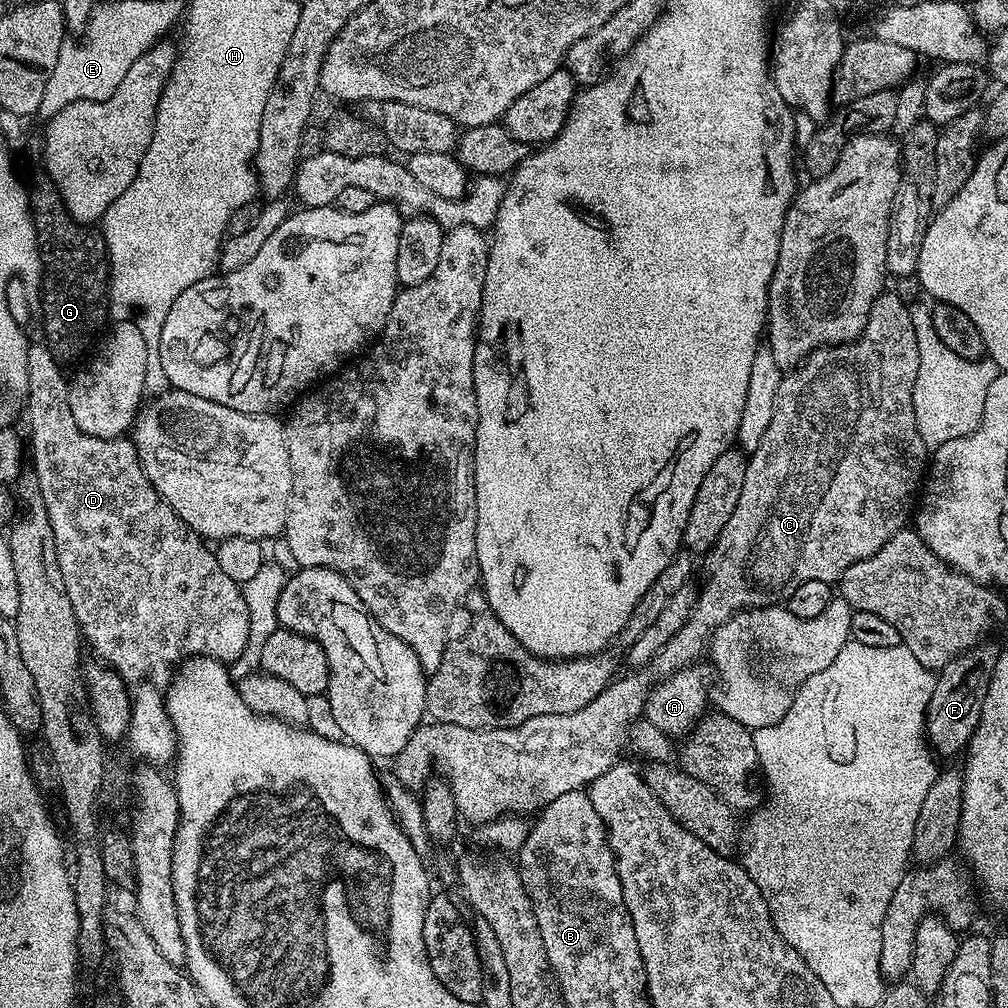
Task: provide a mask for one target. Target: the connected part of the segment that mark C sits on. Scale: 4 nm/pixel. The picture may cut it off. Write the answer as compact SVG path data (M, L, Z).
M885 290L874 302L874 306L868 315L868 321L864 327L864 333L853 340L850 344L833 344L827 348L814 350L804 359L803 364L791 369L781 379L778 386L778 394L774 398L774 418L770 418L770 426L766 426L766 434L762 434L762 442L758 442L758 450L754 450L748 456L746 466L746 482L742 482L742 498L738 498L738 506L734 506L734 514L730 514L730 522L722 530L722 534L716 539L716 545L711 552L707 553L708 581L698 588L696 605L690 614L690 618L662 646L662 650L655 656L650 665L650 671L656 678L673 676L682 668L691 668L697 663L700 655L707 653L710 648L712 635L716 628L726 623L735 612L742 612L749 608L766 608L781 603L802 582L826 582L835 585L840 575L854 562L870 558L890 542L890 538L896 532L900 532L909 523L914 512L913 497L921 491L922 481L926 476L926 465L930 460L929 445L922 442L922 434L918 434L918 426L914 418L914 382L918 378L918 334L914 334L914 322L912 321L912 308L904 305L891 290Z

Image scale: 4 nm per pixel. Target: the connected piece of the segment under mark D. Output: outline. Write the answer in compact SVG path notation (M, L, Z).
M33 343L28 349L28 395L26 397L26 416L28 412L28 432L32 435L32 444L30 440L30 464L36 467L36 472L34 472L34 478L38 482L40 487L40 493L42 494L42 502L46 502L46 514L50 518L50 526L54 530L54 546L58 550L58 566L62 570L62 582L66 582L66 594L70 594L70 606L74 606L74 614L76 615L76 621L80 624L80 634L81 637L101 656L103 663L107 667L111 668L113 672L117 672L121 678L126 682L151 682L153 684L163 685L165 682L171 681L174 673L177 671L179 665L183 664L185 660L194 656L209 656L215 660L221 662L231 662L236 660L240 654L245 650L247 646L247 640L250 638L250 613L246 608L246 601L243 598L243 590L241 585L234 582L234 578L229 578L223 571L222 566L218 566L218 558L216 557L215 551L205 541L201 536L189 528L186 522L182 522L182 518L178 518L178 514L174 514L174 510L167 502L165 502L162 497L158 494L158 490L154 488L150 482L150 478L144 473L144 468L140 465L140 459L136 453L136 445L132 443L131 439L128 438L117 438L114 440L107 440L106 438L94 438L90 434L86 434L82 430L78 430L78 426L74 422L74 418L70 414L68 409L68 385L69 381L64 380L61 365L58 364L55 358L52 356L50 350L43 343L36 344Z

